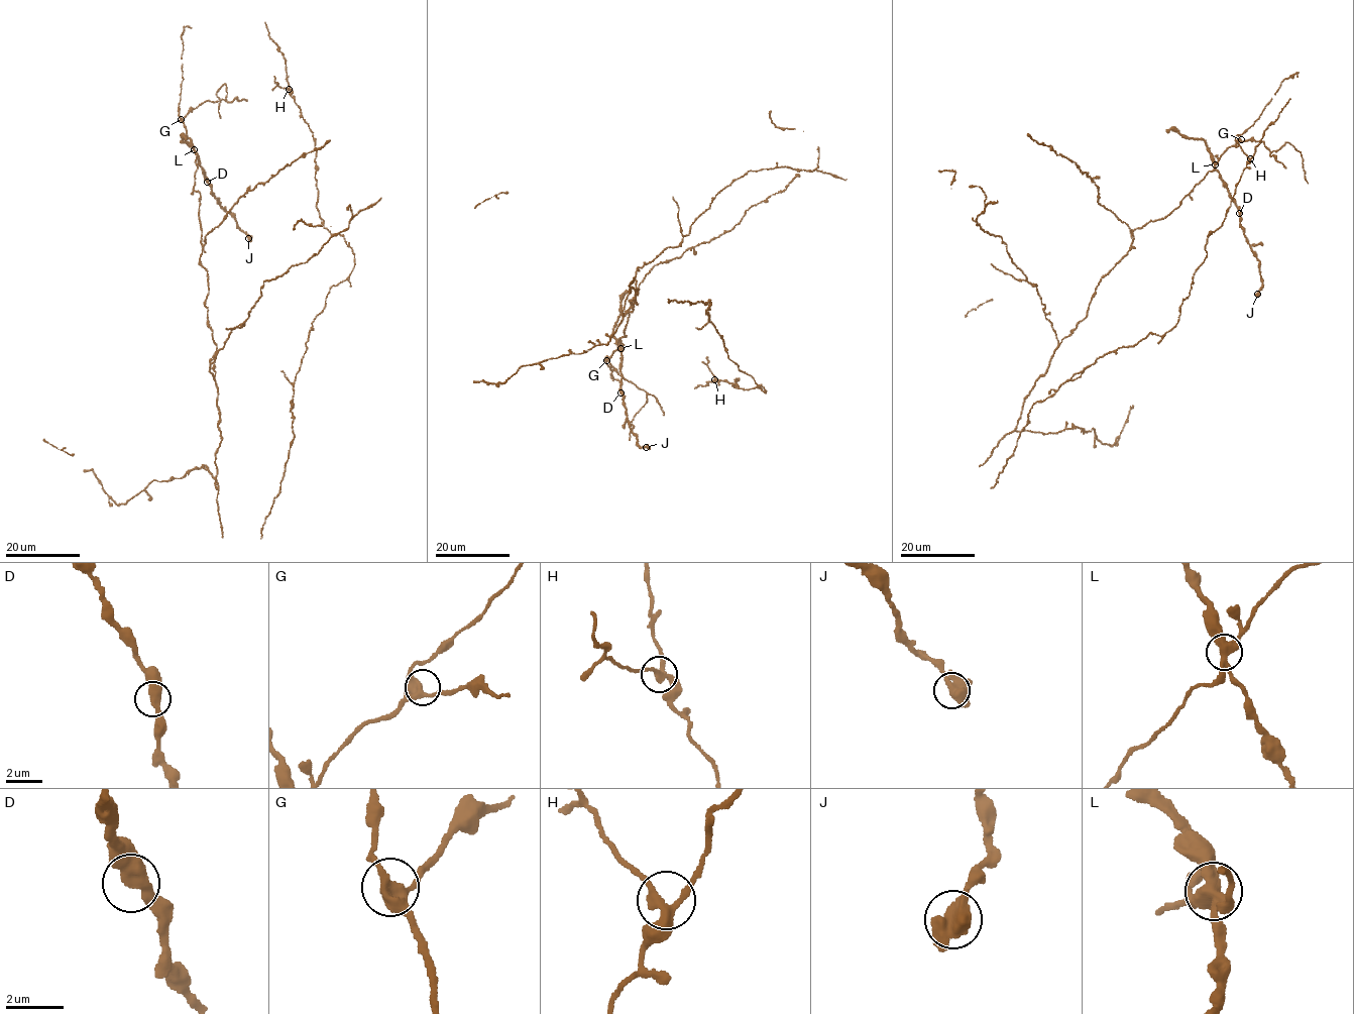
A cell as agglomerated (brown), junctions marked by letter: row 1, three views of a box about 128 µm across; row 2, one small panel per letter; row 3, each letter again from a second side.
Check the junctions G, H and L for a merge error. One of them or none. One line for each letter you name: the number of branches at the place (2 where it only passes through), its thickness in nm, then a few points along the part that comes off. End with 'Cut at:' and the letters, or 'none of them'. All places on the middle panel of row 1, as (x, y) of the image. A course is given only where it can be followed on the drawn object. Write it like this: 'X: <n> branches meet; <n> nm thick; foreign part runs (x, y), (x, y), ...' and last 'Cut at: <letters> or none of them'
L: 3 branches meet; 440 nm thick; foreign part runs (621, 349), (621, 387), (628, 424), (638, 445), (649, 447)
Cut at: L

